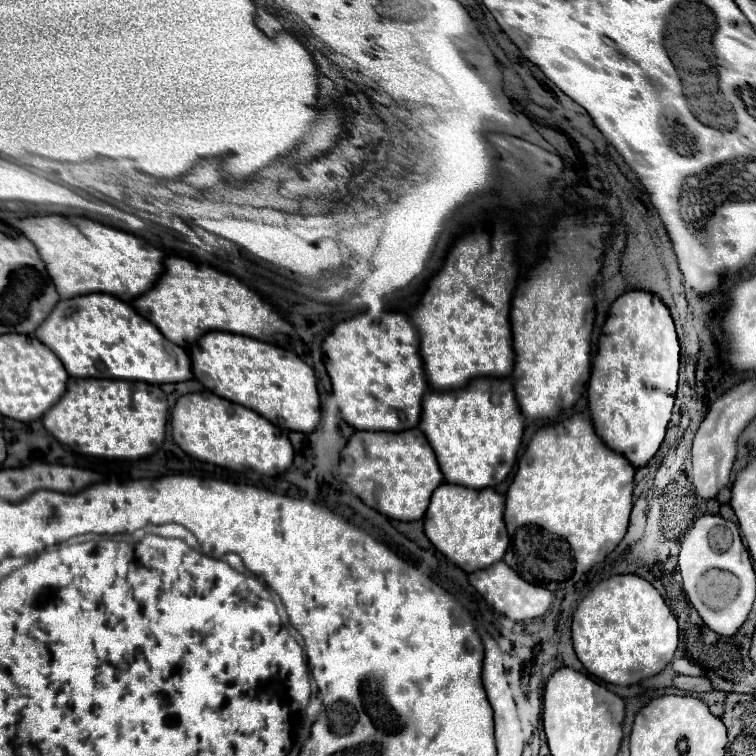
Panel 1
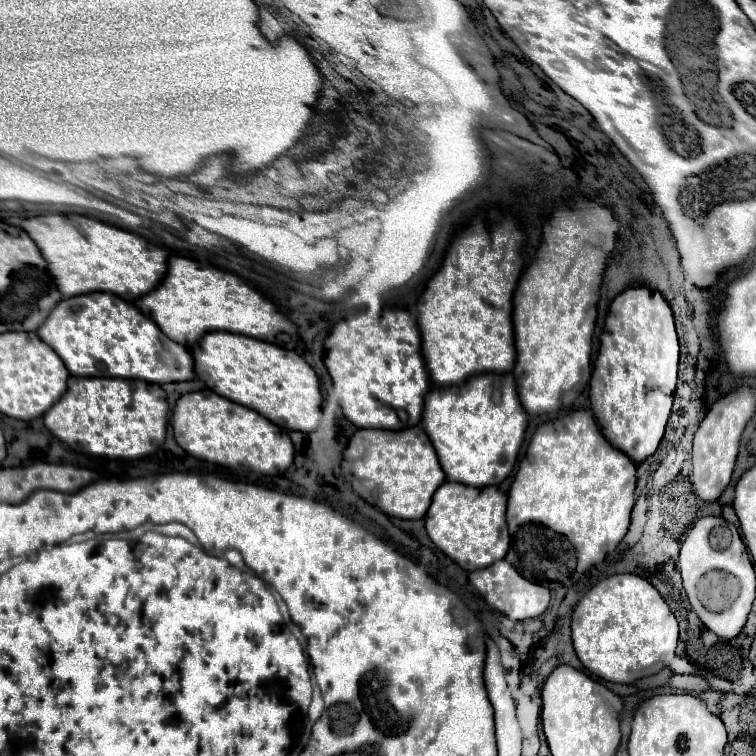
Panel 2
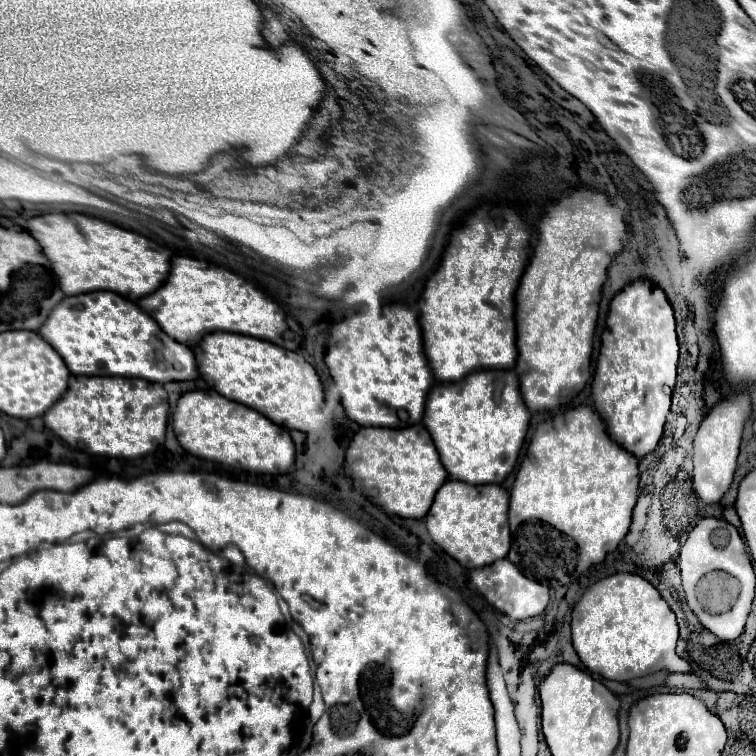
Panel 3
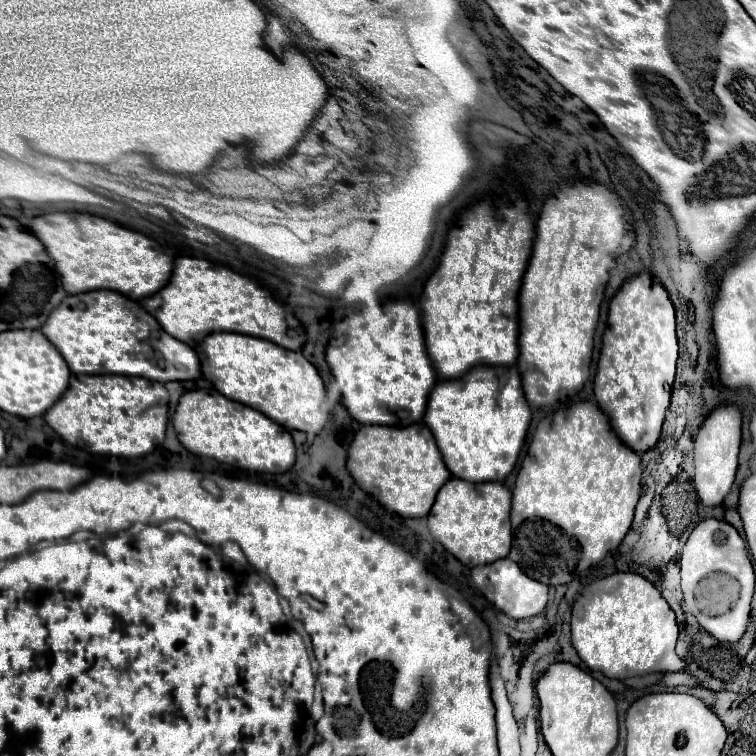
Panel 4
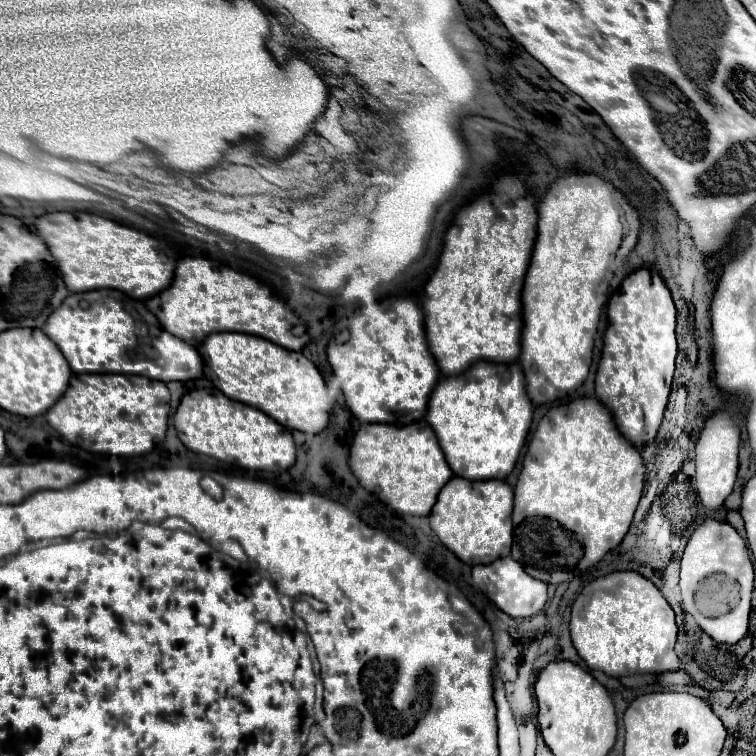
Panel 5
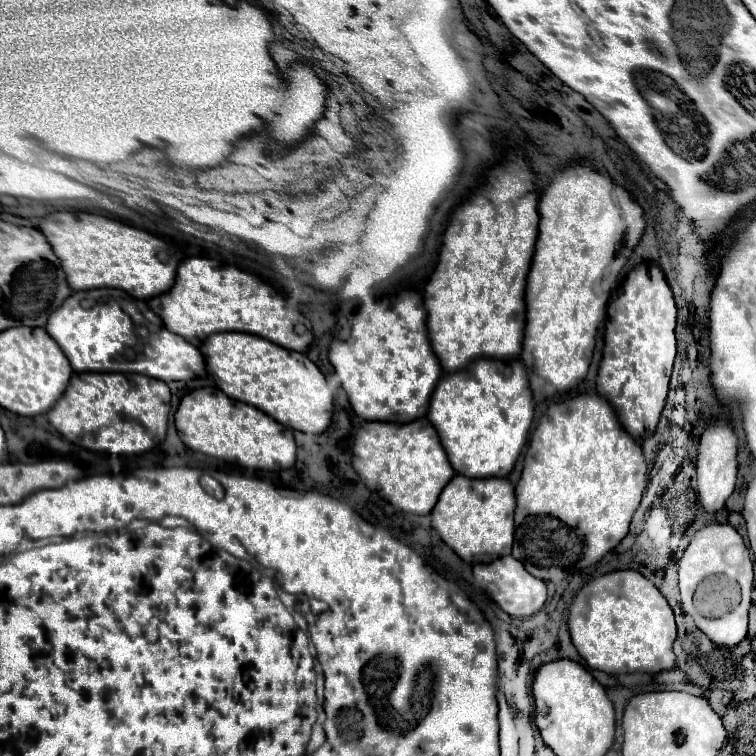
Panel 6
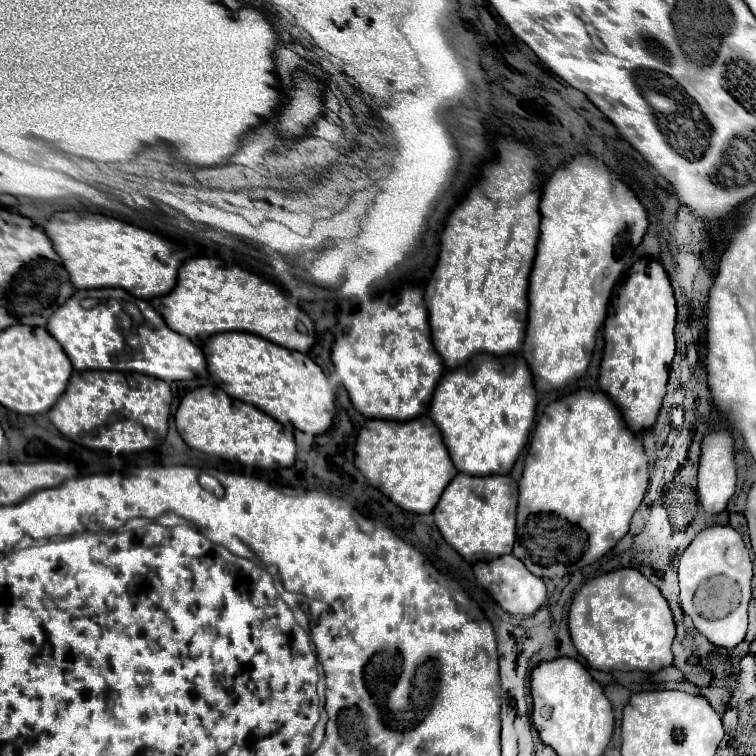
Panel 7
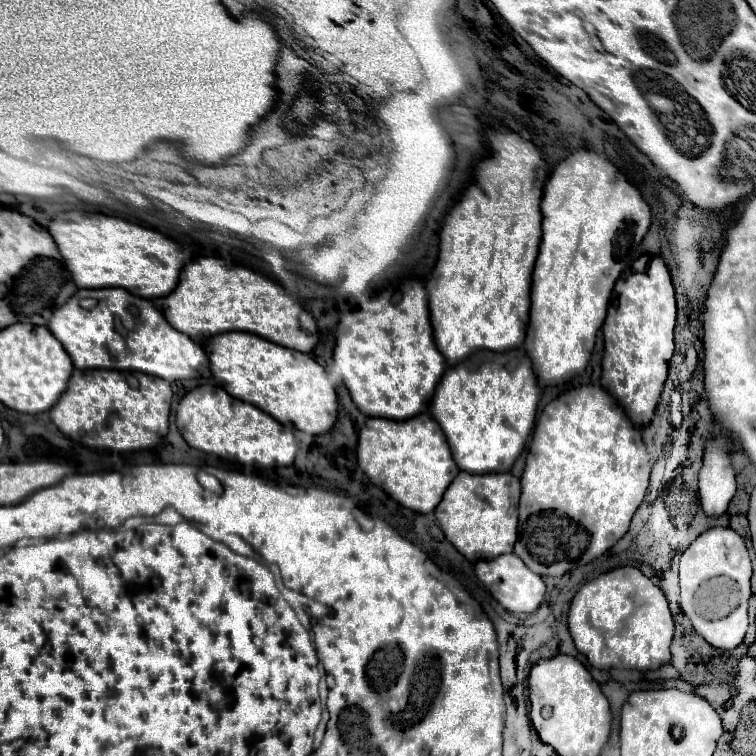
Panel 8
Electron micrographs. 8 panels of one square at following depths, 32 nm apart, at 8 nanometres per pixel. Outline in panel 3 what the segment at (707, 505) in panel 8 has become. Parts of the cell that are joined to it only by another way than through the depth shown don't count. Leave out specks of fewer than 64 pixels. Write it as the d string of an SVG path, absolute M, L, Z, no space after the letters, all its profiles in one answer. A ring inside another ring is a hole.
M738 396L716 404L710 414L700 424L700 430L694 438L694 490L704 504L718 504L720 498L728 492L738 458L738 446L742 438L742 428L750 416L750 398Z

